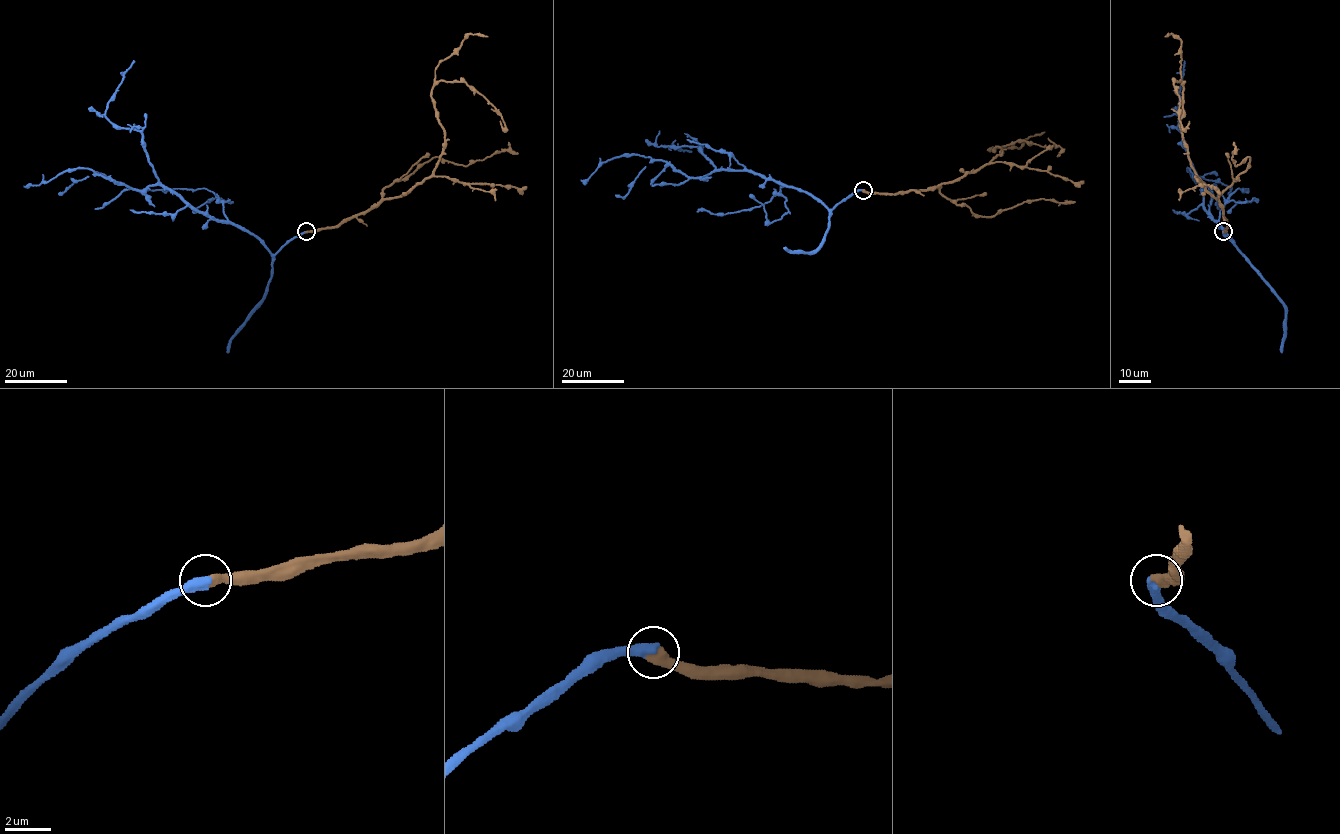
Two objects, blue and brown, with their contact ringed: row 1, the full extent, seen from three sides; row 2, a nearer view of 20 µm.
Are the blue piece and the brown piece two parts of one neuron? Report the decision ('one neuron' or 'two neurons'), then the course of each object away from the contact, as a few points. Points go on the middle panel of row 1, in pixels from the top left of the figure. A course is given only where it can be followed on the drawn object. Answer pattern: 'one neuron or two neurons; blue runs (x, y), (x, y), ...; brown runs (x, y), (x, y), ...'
one neuron; blue runs (863, 190), (829, 209), (803, 191), (759, 174), (718, 170), (696, 147), (662, 146), (692, 152); brown runs (863, 190), (933, 190), (978, 170), (1001, 149), (989, 150), (1018, 141), (1059, 146), (1057, 156)

